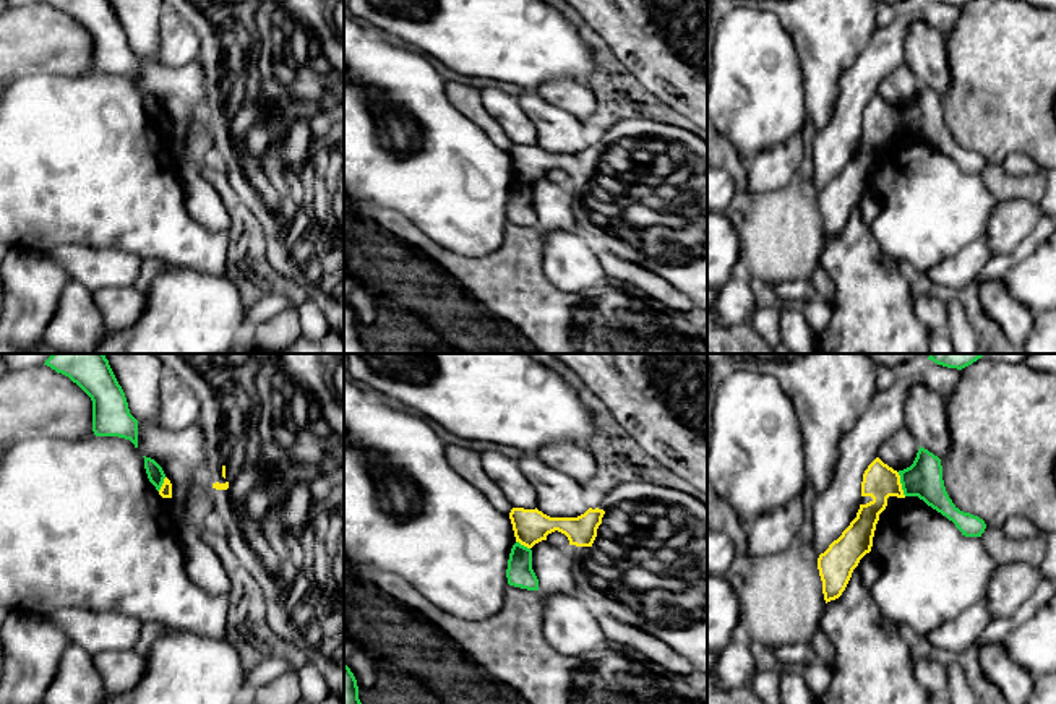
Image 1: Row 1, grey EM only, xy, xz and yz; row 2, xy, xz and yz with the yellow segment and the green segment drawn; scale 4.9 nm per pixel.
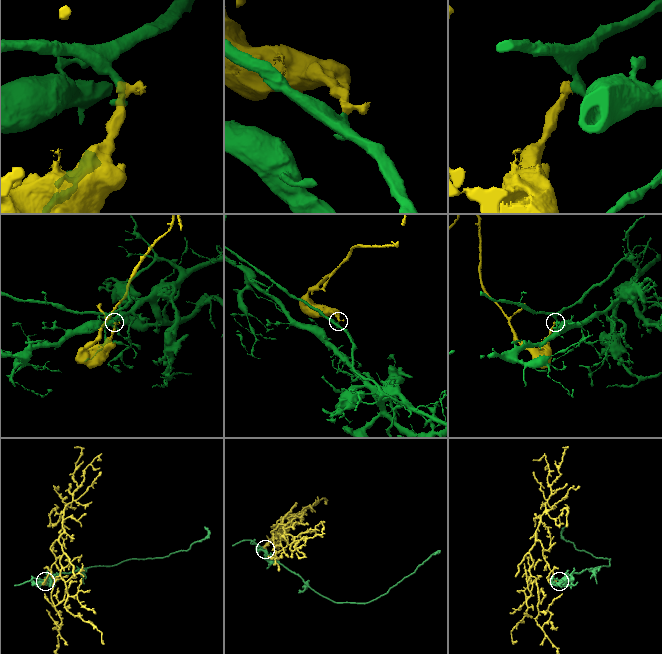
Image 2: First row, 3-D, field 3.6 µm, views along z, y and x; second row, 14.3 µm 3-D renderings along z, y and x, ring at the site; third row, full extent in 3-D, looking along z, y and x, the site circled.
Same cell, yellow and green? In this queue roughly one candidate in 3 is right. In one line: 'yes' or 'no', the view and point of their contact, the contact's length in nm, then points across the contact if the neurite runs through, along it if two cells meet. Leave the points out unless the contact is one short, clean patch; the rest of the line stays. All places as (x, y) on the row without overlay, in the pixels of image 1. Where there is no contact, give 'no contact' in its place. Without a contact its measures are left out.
no; contact yz (901, 120); length 130 nm; border yz (897, 109), (905, 132)

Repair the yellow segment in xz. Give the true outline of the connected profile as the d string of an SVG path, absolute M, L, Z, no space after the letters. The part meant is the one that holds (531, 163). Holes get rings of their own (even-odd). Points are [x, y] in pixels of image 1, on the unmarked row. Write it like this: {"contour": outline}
{"contour": "M513 144L509 156L516 178L527 185L532 185L535 180L547 177L547 172L555 167L564 170L569 177L569 182L592 183L603 151L603 146L589 144L577 154L550 154L537 144Z"}

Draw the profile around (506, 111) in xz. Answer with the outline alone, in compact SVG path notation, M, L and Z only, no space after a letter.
M487 88L482 89L482 99L513 144L537 144L537 128L522 110L517 97L496 88Z

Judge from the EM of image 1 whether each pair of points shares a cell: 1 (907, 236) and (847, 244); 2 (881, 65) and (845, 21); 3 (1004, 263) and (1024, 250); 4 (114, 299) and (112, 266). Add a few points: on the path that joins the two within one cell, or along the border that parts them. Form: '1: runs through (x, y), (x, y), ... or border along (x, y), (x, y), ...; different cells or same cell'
1: border along (870, 224), (876, 244), (896, 263); different cells
2: border along (876, 23), (868, 44), (841, 75); different cells
3: runs through (1009, 260), (1019, 253); same cell
4: border along (132, 286), (106, 286), (94, 292); different cells

